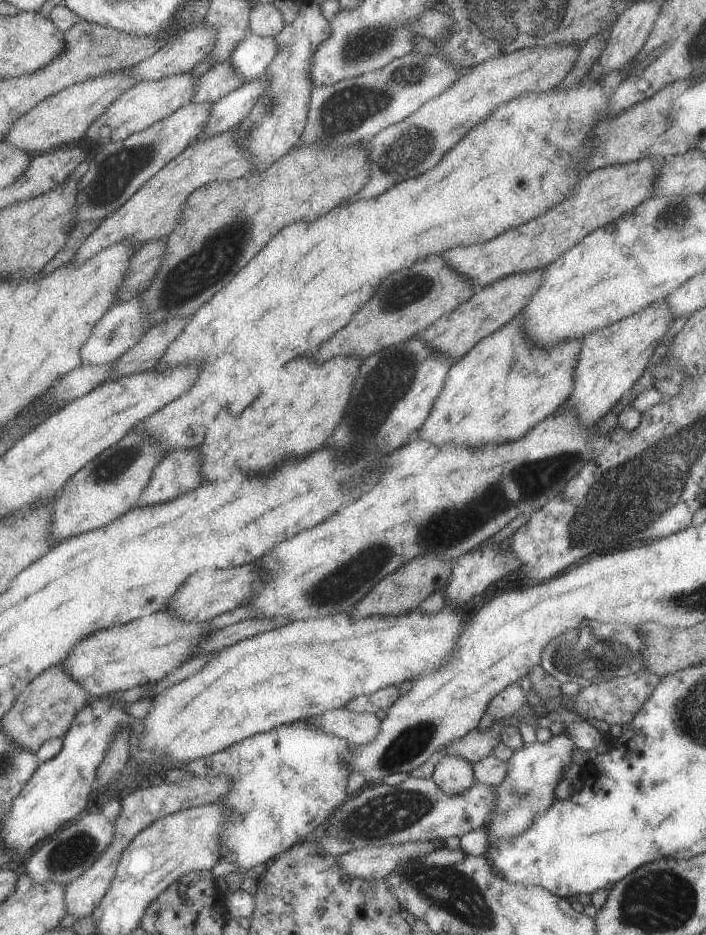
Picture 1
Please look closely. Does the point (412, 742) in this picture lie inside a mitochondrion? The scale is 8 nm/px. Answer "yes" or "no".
yes

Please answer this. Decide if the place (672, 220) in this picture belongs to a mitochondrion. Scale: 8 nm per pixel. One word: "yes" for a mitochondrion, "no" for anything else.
yes

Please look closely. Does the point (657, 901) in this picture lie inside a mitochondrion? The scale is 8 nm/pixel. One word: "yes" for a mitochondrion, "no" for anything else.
yes

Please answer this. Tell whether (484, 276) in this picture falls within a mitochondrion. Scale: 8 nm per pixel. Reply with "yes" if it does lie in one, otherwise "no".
no

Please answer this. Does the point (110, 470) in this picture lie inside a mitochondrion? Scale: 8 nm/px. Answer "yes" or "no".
yes

